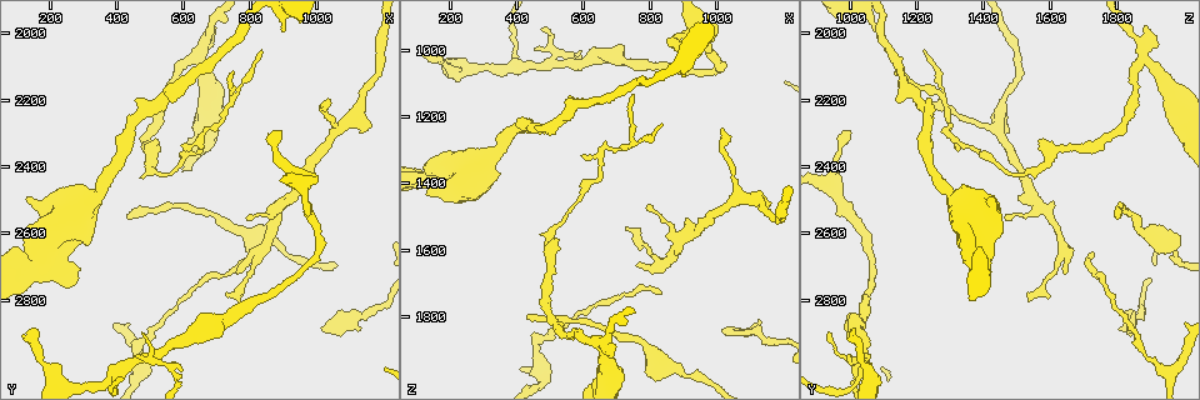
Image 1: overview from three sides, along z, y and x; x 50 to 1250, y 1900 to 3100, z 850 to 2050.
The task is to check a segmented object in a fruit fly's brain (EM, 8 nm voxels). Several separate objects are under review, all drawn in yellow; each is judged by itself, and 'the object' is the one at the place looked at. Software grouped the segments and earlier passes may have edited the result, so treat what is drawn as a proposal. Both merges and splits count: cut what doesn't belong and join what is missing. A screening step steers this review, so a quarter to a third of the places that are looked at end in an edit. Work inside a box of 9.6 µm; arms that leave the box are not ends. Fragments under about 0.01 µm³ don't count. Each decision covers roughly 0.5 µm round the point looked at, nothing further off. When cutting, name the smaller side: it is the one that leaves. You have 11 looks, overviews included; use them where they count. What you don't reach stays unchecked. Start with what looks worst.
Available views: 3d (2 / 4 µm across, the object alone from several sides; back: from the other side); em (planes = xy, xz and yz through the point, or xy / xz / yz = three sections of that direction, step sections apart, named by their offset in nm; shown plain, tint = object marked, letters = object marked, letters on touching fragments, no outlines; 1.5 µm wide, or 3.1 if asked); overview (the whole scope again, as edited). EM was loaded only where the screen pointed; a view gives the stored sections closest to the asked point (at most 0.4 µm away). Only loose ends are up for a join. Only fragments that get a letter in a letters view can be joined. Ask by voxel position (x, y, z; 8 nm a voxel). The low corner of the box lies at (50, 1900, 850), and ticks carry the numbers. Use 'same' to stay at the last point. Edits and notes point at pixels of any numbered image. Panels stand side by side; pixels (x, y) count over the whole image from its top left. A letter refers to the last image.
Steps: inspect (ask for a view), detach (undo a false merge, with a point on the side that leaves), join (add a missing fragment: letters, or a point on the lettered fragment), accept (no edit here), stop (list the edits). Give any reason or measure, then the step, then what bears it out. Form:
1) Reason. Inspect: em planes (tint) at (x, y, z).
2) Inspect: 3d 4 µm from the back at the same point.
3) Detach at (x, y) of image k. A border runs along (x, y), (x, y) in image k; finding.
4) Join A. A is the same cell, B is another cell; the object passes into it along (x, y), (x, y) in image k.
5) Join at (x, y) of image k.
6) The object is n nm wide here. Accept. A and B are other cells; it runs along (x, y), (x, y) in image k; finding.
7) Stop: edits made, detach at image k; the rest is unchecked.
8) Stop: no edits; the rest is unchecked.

Long arm stops here. Inspect: em xz step 8 (letters) at (440, 2550, 1800).

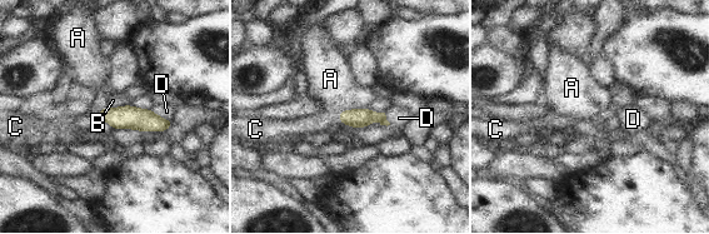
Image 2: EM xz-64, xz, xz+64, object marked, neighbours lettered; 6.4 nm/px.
Inspect: em planes (letters) at the same point.

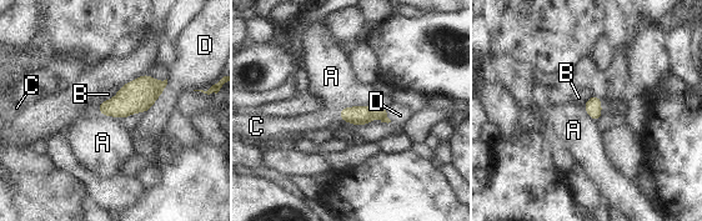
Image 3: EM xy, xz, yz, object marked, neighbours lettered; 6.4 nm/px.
Join C. C is the same cell, A, B and D are other cells; the object passes into it along (359, 115), (340, 114), (321, 119) in image 3; the neuron continues.

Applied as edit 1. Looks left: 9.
Branch stops here. Inspect: em planes (letters) at (900, 1990, 1080).

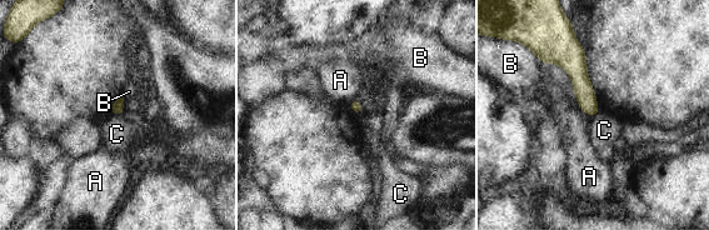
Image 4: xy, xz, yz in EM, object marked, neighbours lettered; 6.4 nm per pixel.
Accept. A, B and C are other cells; it runs along (570, 41), (570, 56), (592, 113) in image 4; none of them fits.

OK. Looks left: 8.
Free end. Inspect: em planes (letters) at (730, 2780, 1540).

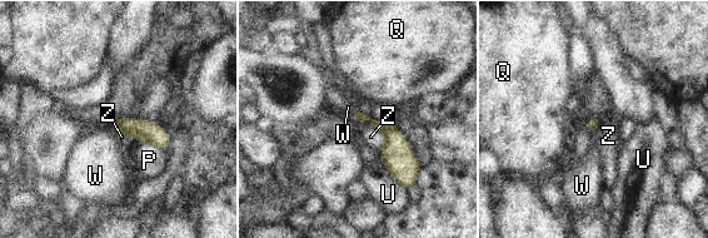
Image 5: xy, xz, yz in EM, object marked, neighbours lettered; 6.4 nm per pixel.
Accept. P, Q, U, W and Z are other cells; a border runs along (370, 123), (384, 137), (379, 152) in image 5; none of them fits.

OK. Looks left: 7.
Two arms in line, one across. Inspect: 3d 4 µm at (500, 2970, 1040).

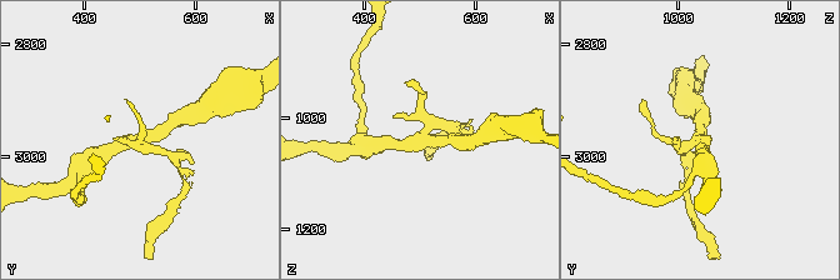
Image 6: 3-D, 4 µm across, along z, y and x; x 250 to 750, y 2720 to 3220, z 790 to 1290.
Shape alone is not enough. Inspect: em yz step 8 (letters) at (505, 2975, 1035).

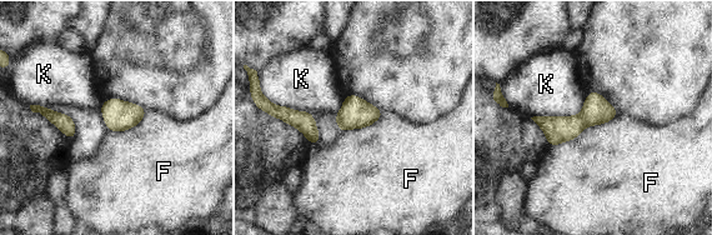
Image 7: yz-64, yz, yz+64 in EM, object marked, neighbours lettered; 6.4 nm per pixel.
The object is 180 nm wide here. Detach at (340, 125) of image 7. F and K are other cells; two neurons meet here.

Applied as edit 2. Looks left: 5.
Stop: edits made, join at image 3, detach at image 7; the rest is unchecked.

